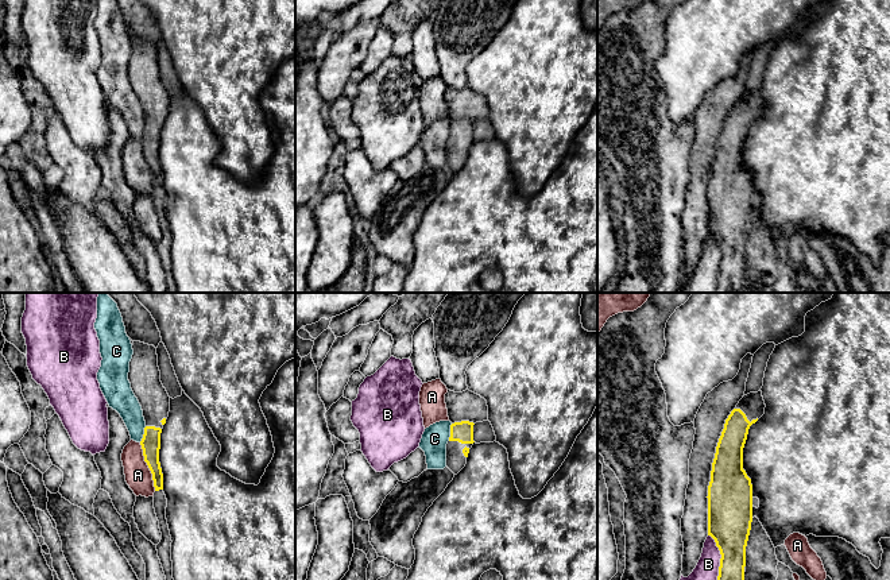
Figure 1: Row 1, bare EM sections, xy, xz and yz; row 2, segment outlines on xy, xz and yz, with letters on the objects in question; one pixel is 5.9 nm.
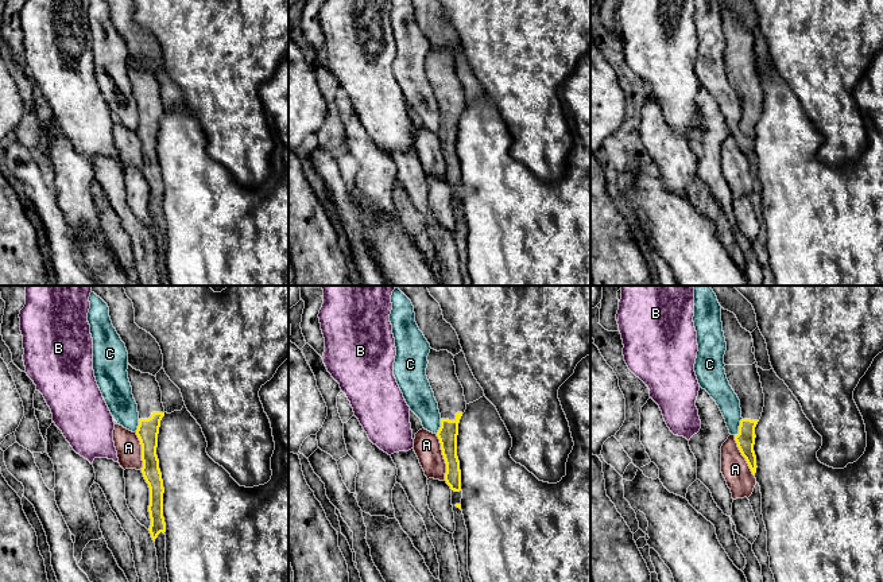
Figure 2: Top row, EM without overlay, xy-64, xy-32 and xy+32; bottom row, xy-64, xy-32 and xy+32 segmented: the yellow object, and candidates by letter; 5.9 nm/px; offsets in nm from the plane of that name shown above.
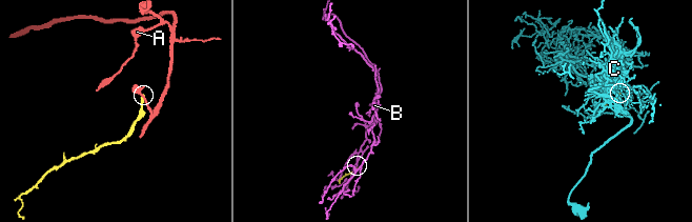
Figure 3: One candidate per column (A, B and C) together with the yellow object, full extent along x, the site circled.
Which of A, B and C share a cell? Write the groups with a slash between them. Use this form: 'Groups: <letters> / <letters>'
Groups: A / B / C

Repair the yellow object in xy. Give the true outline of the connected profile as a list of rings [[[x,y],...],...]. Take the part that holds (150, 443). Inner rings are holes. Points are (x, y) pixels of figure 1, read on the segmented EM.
[[[132,341],[128,380],[138,398],[146,421],[140,441],[144,461],[154,480],[155,491],[163,490],[163,473],[159,463],[160,433],[170,411],[170,397],[160,382],[158,355],[154,345]]]

